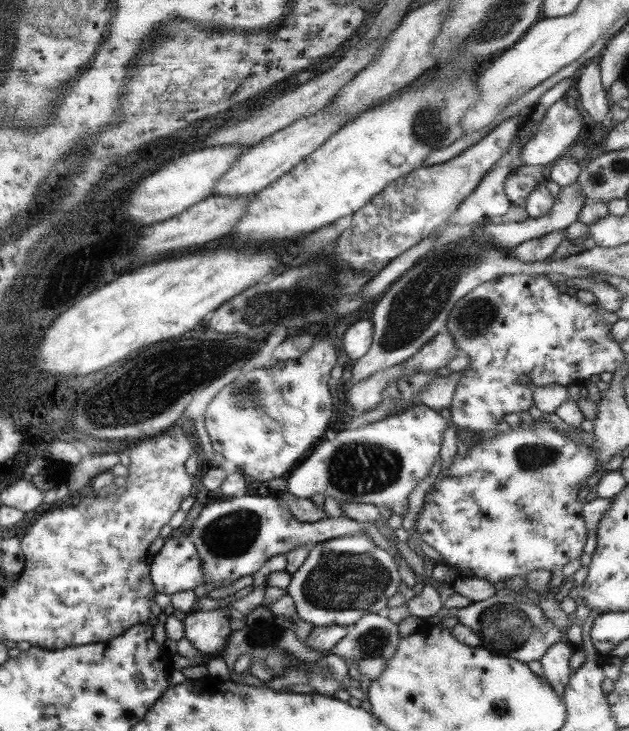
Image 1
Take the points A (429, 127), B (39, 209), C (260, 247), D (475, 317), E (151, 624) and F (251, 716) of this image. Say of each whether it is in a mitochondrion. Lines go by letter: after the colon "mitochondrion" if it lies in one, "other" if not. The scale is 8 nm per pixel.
A: mitochondrion
B: other
C: other
D: mitochondrion
E: other
F: other

